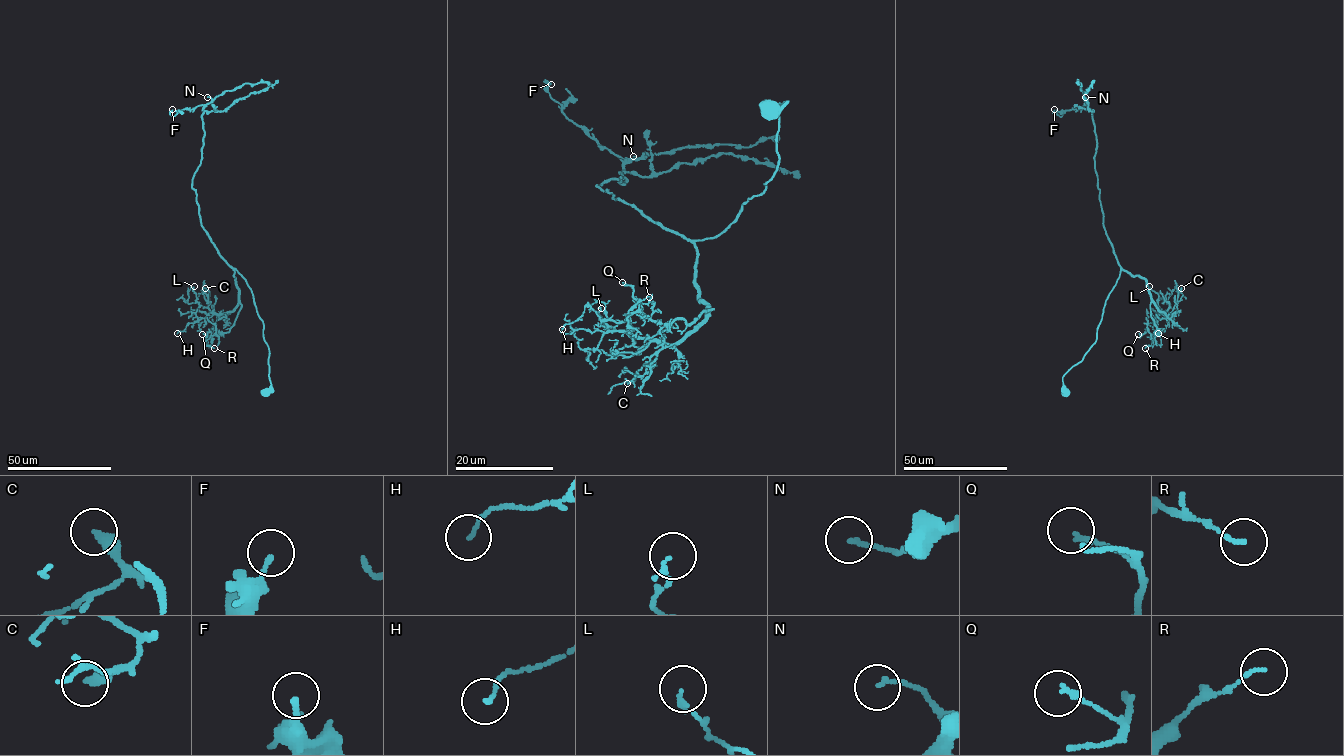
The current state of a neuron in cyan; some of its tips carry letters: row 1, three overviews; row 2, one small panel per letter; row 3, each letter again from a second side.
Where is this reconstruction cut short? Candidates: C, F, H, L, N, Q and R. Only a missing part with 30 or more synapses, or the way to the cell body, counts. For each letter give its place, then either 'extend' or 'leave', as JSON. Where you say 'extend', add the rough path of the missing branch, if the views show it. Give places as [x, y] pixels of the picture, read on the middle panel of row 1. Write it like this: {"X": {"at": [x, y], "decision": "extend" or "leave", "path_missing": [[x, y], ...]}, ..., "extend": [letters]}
{"C": {"at": [627, 383], "decision": "leave"}, "F": {"at": [551, 84], "decision": "leave"}, "H": {"at": [562, 329], "decision": "leave"}, "L": {"at": [601, 308], "decision": "leave"}, "N": {"at": [633, 156], "decision": "leave"}, "Q": {"at": [622, 282], "decision": "leave"}, "R": {"at": [649, 297], "decision": "leave"}, "extend": []}

